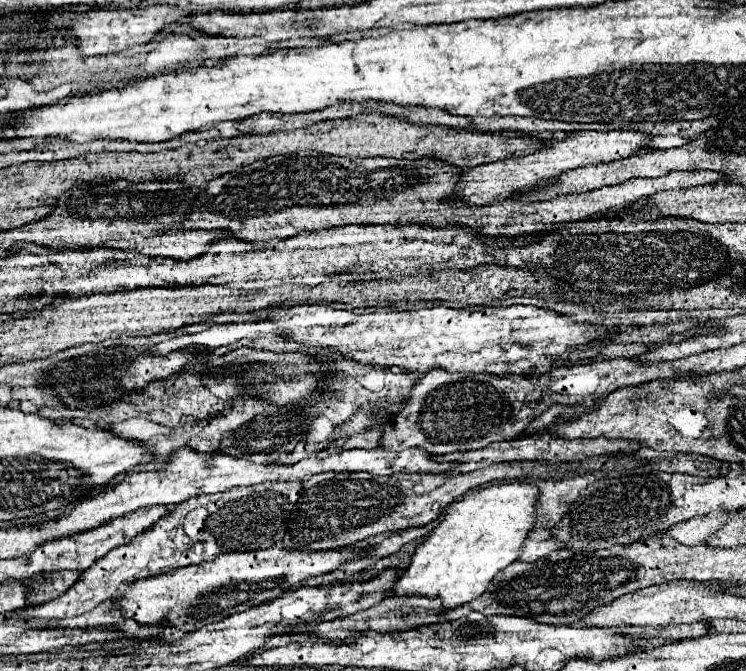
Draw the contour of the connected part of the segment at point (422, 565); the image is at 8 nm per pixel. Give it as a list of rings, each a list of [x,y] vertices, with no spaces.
[[[515,481],[495,483],[455,501],[441,525],[417,547],[411,565],[397,579],[395,595],[439,597],[445,609],[455,609],[483,595],[493,577],[519,559],[519,551],[535,523],[537,499],[539,489],[535,485]]]

